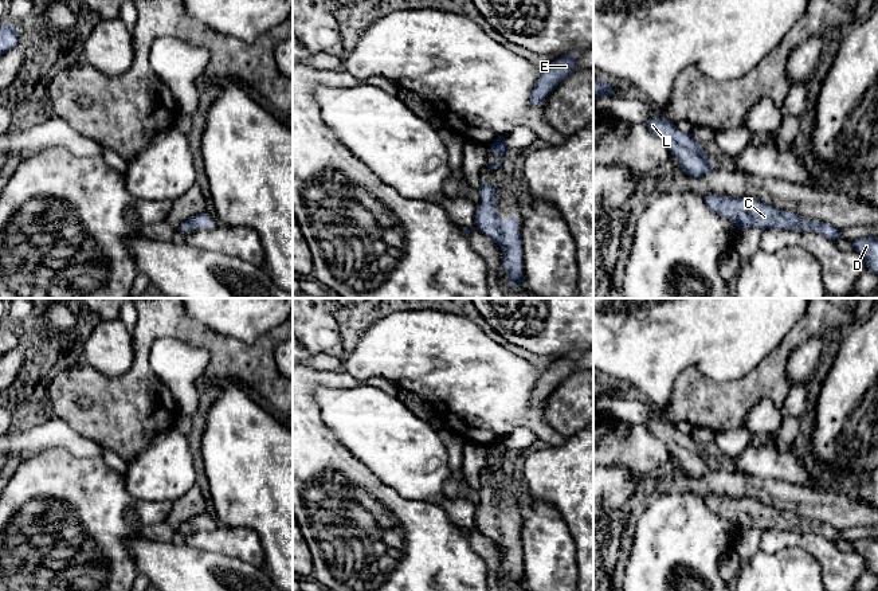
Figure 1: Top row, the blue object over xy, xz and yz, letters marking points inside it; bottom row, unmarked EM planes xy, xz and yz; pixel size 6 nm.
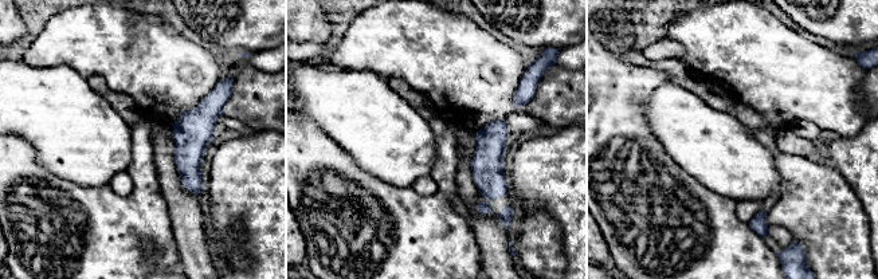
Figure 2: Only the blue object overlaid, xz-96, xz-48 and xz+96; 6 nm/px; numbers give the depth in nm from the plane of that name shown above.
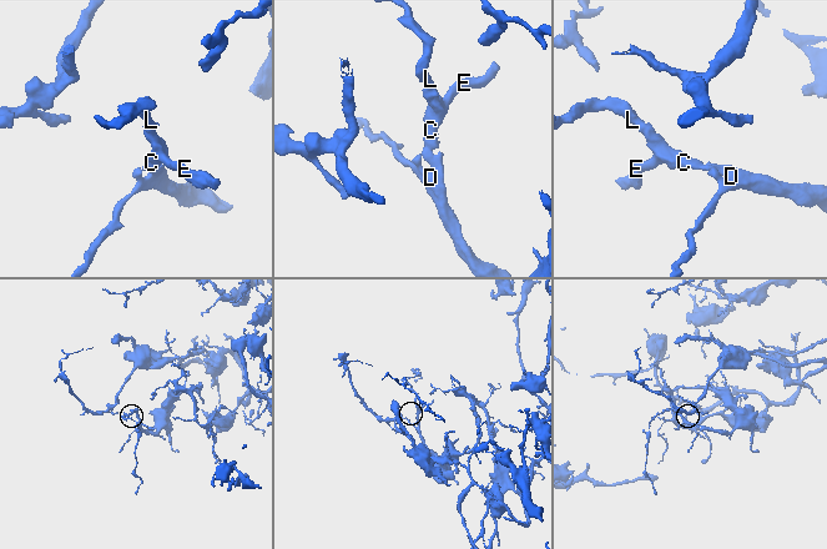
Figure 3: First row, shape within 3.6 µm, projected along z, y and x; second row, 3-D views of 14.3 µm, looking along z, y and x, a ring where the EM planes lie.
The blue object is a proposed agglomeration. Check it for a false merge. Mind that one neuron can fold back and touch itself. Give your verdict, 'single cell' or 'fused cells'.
single cell

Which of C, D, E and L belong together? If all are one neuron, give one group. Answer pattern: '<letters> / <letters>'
C D E L

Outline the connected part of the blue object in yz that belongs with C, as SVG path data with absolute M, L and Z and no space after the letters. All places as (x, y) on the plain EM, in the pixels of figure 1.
M708 496L706 506L721 518L729 520L740 532L748 529L806 531L823 535L830 541L842 539L838 529L820 521L806 522L792 512L783 512L761 504L759 500L730 498L726 496Z

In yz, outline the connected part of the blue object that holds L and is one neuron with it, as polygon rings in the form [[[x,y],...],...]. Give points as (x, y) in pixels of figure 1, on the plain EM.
[[[648,420],[646,427],[659,438],[670,454],[678,459],[682,471],[697,480],[706,475],[714,467],[708,463],[705,451],[691,434],[682,434],[670,420]]]

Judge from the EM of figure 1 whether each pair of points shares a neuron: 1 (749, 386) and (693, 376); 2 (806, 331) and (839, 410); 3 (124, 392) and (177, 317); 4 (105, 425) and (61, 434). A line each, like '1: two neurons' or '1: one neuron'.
1: one neuron
2: two neurons
3: one neuron
4: two neurons

